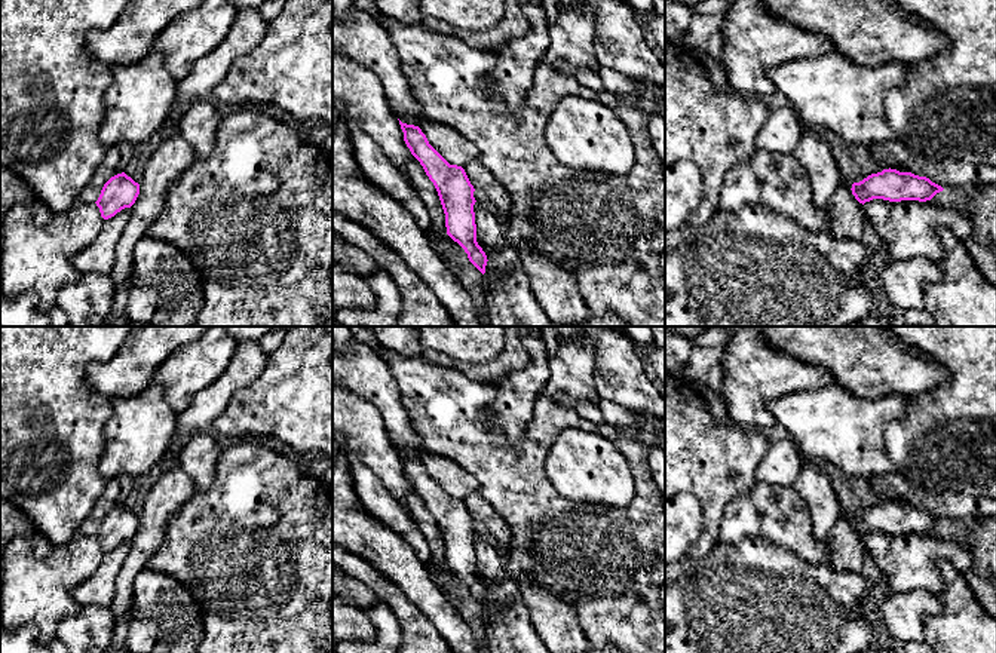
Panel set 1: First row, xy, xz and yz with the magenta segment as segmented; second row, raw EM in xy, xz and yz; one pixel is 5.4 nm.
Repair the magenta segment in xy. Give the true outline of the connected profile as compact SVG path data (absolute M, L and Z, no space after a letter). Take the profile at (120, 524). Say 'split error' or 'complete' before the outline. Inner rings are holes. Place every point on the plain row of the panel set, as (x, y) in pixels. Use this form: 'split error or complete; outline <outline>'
complete; outline M125 505L111 509L102 519L98 533L101 549L108 552L125 540L131 540L140 527L140 516Z

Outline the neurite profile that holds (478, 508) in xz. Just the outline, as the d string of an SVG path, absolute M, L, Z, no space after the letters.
M471 494L463 499L463 502L474 521L484 524L488 534L508 548L512 540L512 531L508 522L481 497L481 494Z

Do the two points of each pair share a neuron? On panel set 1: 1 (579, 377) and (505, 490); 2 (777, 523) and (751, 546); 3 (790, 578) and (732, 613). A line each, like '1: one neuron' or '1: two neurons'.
1: two neurons
2: two neurons
3: one neuron

